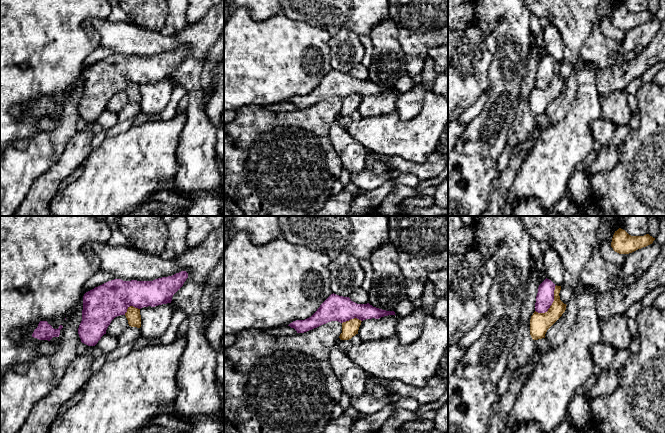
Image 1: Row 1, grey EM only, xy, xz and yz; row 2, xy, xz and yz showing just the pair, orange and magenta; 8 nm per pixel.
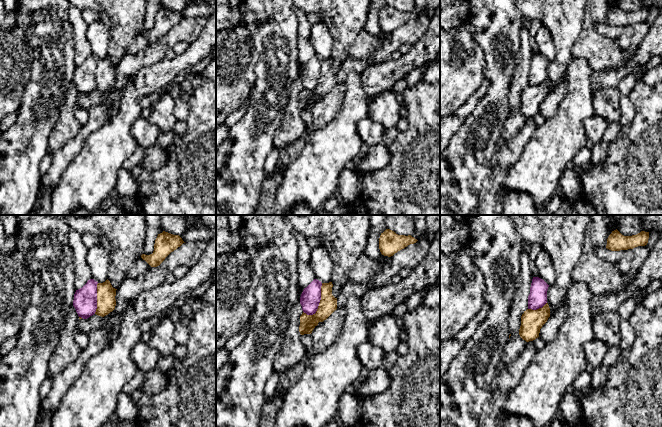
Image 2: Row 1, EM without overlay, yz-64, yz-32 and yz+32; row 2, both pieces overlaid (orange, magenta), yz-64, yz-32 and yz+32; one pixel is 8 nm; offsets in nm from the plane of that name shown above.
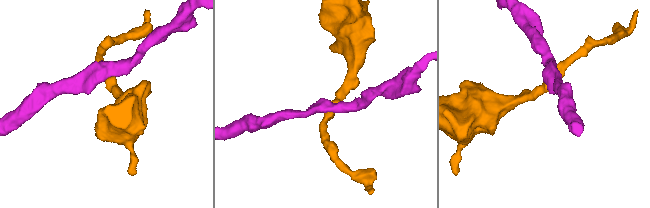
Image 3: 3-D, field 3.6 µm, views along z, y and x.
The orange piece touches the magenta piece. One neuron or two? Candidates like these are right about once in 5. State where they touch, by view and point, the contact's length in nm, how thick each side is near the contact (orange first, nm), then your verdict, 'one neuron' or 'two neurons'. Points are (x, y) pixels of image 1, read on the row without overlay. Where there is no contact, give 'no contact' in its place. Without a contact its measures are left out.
contact yz (552, 79); length 280 nm; calibres 160 and 140 nm; two neurons

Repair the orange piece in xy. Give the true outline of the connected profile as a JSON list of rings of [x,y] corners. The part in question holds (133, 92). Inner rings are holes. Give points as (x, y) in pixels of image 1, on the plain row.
[[[133,82],[128,83],[127,88],[125,89],[125,92],[128,96],[128,100],[131,103],[141,103],[141,91],[140,91],[140,85],[135,84]]]

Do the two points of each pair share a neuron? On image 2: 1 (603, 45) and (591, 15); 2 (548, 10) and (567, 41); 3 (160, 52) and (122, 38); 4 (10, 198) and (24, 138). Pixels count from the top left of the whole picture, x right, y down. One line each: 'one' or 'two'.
1: one
2: one
3: two
4: one

